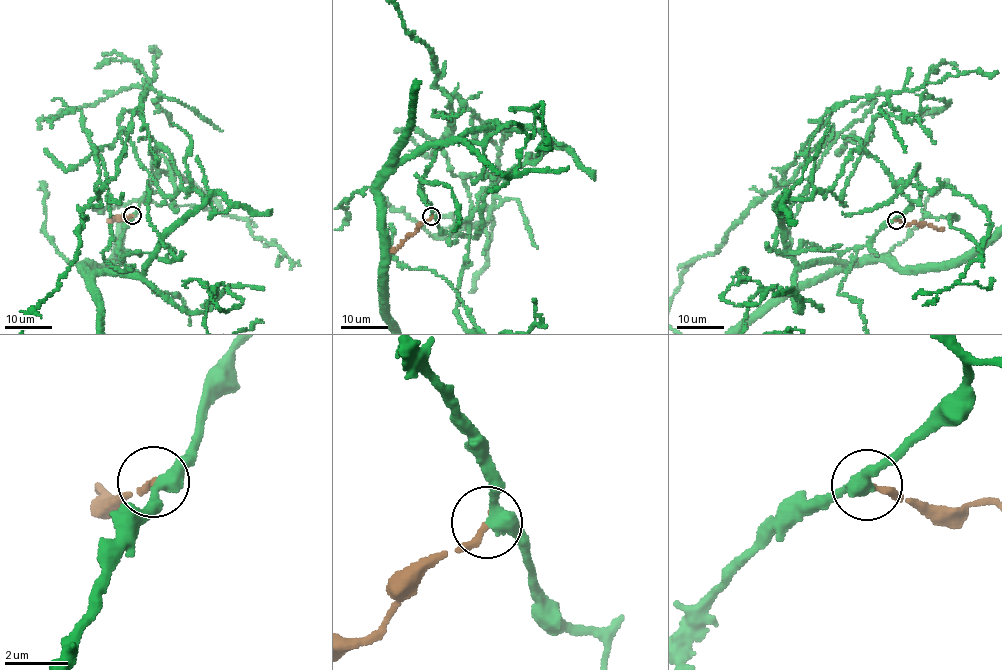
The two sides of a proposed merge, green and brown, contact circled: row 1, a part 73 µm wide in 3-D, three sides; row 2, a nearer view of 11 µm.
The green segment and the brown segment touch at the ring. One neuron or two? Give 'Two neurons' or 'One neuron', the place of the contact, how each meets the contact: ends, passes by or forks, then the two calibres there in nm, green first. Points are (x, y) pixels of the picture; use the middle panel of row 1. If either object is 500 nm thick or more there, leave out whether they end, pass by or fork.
One neuron. Place: (431, 216). At the ring green passes by. At the ring brown ends. Thickness 360 nm (green) against 200 nm

